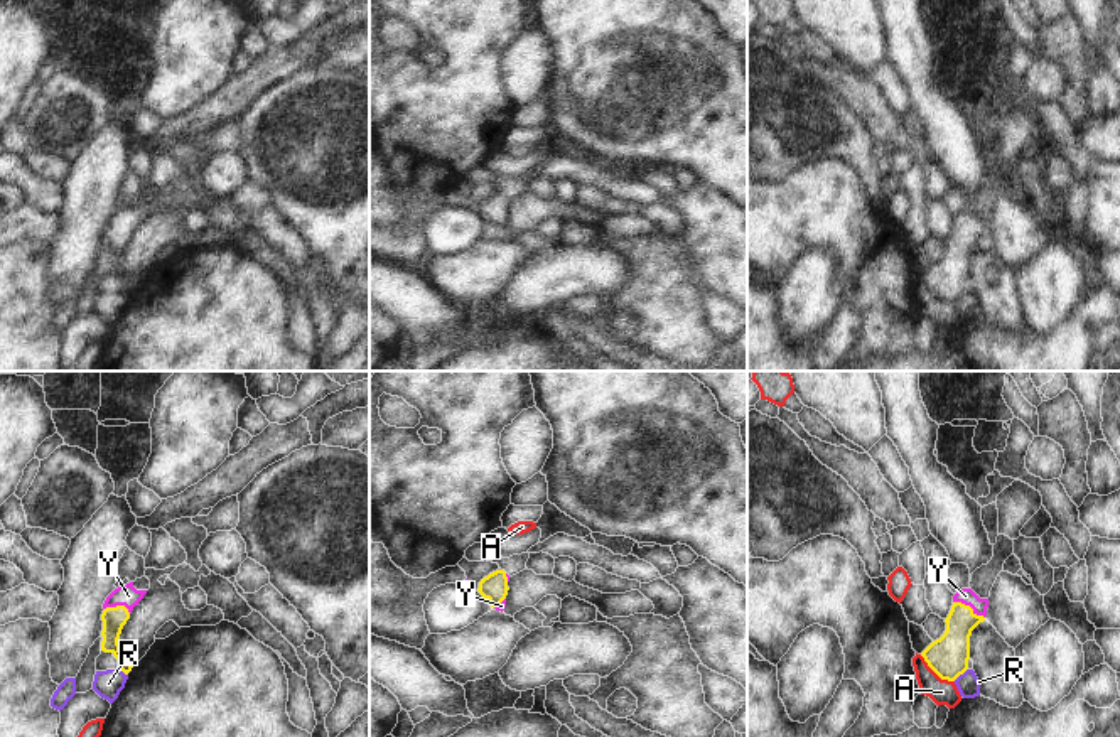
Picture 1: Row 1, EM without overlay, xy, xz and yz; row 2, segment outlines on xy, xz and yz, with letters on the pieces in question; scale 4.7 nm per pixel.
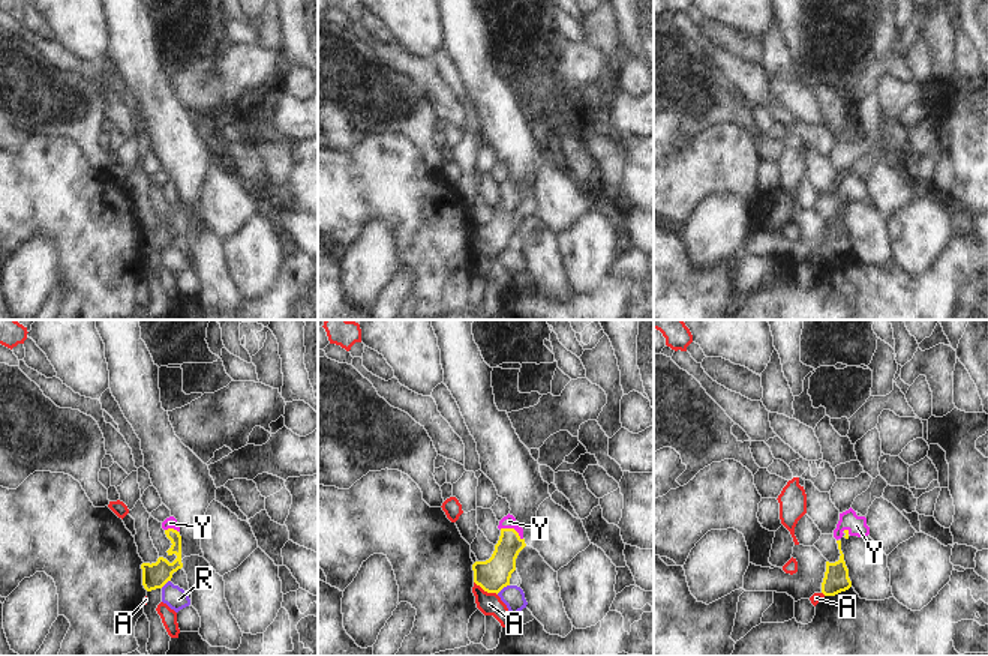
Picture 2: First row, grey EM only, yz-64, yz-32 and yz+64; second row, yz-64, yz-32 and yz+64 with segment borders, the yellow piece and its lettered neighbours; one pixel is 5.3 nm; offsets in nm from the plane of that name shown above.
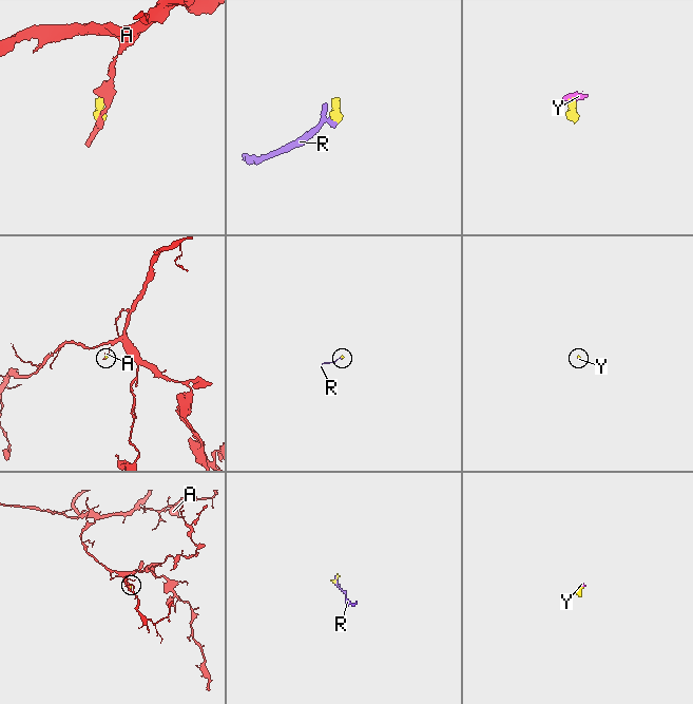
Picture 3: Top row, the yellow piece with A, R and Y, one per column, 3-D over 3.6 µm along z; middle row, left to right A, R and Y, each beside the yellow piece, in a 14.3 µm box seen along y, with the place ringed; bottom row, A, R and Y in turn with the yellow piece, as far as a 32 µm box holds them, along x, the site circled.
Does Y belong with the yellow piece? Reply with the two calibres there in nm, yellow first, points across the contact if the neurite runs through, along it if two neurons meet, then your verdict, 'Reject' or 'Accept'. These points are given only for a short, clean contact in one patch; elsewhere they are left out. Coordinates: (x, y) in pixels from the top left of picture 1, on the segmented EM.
Thickness 180 nm (yellow) against 80 nm. Path across: yz (950, 653), (958, 624), (969, 606), (965, 596). Accept

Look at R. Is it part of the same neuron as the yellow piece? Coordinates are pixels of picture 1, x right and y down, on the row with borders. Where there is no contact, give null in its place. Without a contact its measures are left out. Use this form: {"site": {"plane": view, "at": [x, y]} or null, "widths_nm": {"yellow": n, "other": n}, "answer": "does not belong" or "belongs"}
{"site": {"plane": "yz", "at": [960, 673]}, "widths_nm": {"yellow": 190, "other": 110}, "answer": "does not belong"}

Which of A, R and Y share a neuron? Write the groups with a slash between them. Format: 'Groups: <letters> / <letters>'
Groups: A / R / Y

